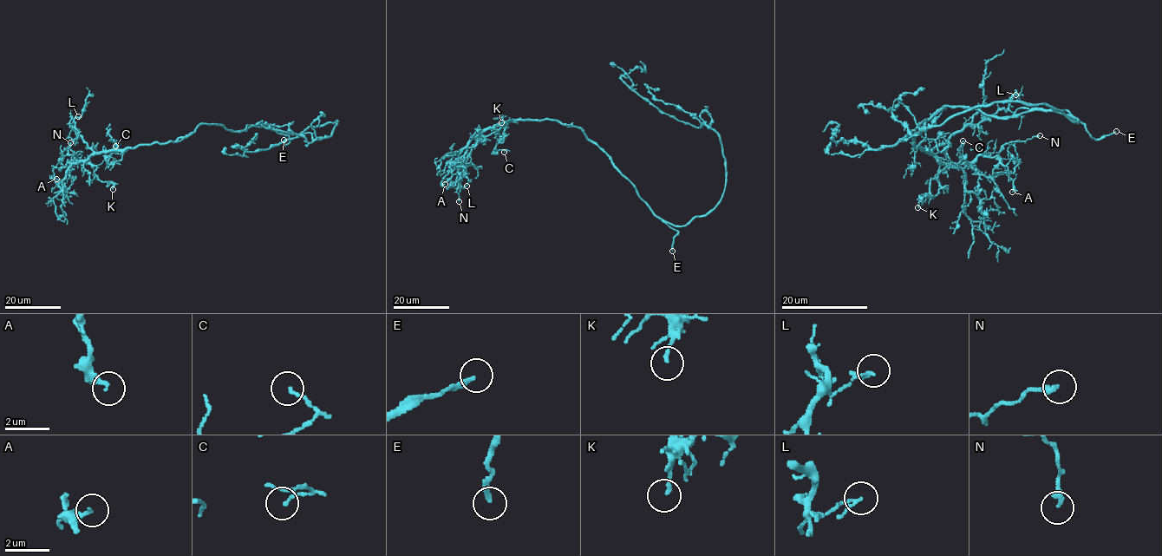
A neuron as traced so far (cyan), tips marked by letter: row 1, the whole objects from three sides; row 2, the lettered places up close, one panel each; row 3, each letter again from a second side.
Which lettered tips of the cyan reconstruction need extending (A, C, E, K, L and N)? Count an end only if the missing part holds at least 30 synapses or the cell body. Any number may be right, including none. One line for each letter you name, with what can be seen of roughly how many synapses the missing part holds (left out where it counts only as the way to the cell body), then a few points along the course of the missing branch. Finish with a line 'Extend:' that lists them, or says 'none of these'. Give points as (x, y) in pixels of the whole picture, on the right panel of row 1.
E: (1116, 131), (1134, 131), (1142, 115)
Extend: E

